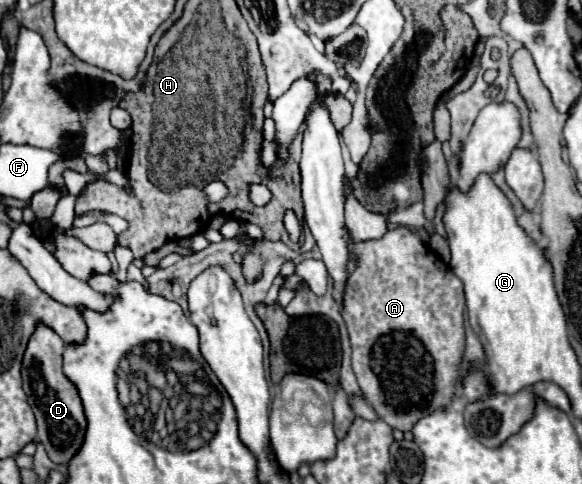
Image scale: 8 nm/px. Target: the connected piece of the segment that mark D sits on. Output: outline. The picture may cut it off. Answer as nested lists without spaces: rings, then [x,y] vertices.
[[[40,324],[24,352],[22,380],[24,392],[38,422],[38,440],[44,444],[46,454],[54,464],[68,466],[68,462],[82,448],[88,420],[84,416],[82,400],[78,396],[76,386],[68,380],[68,376],[62,370],[62,354],[64,342],[60,340],[60,336],[56,336],[56,332],[52,332],[48,326]]]

